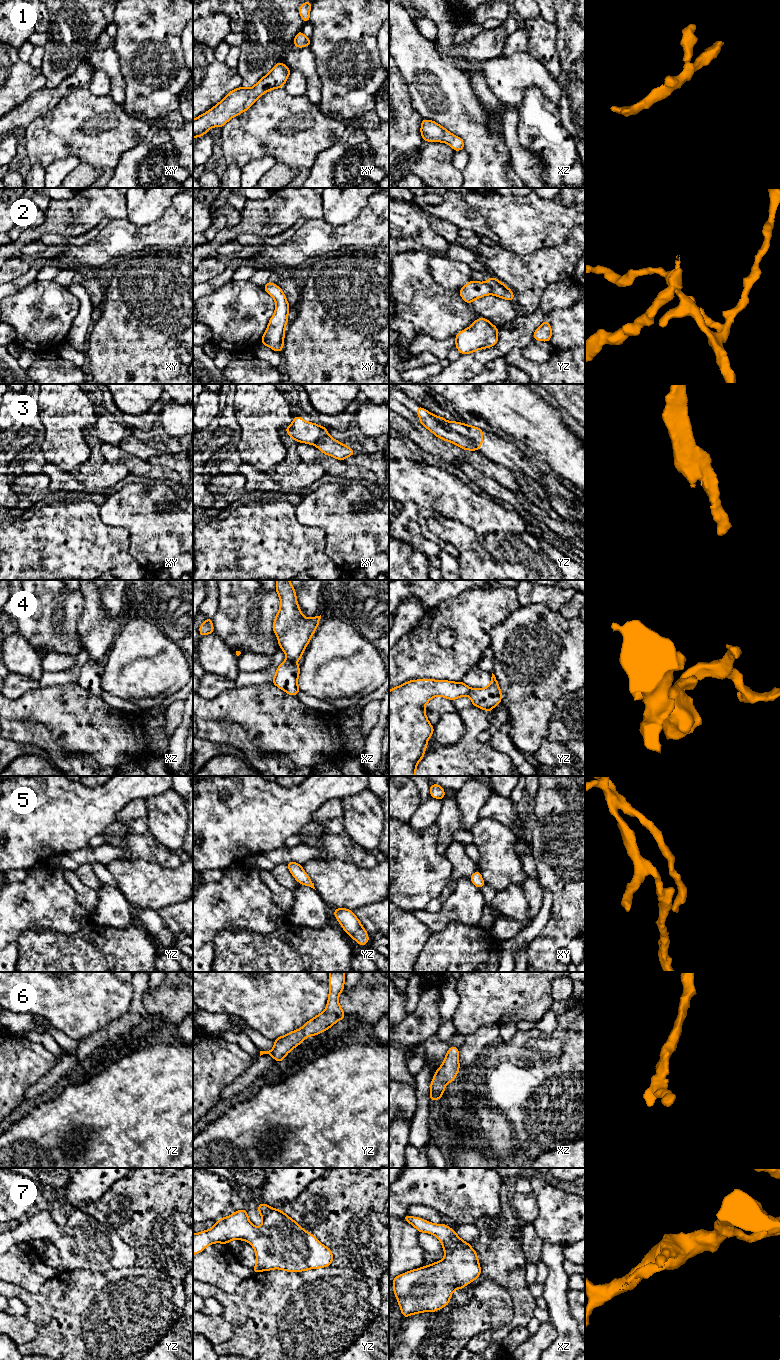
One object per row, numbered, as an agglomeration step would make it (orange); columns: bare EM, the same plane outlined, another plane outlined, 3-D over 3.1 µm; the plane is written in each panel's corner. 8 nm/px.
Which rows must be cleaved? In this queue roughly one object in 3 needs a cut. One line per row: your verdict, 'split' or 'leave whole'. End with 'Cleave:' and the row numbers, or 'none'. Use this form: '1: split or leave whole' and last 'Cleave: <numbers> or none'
1: leave whole
2: split
3: split
4: split
5: leave whole
6: leave whole
7: leave whole
Cleave: 2, 3, 4

